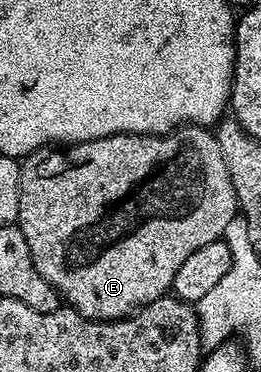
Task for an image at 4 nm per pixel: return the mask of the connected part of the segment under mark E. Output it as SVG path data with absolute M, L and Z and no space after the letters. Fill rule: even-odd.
M186 123L162 133L113 133L109 137L92 137L90 141L78 141L68 147L49 147L44 151L34 151L28 154L26 161L29 162L24 162L19 186L21 213L25 216L24 224L39 250L39 261L43 266L44 276L52 284L54 281L82 313L96 315L102 319L124 317L141 306L150 305L155 299L166 296L172 290L175 275L179 267L183 267L187 255L199 251L199 247L207 243L220 240L224 234L221 232L232 223L233 216L237 213L239 194L231 177L227 159L219 147L216 136L208 128L197 123Z

